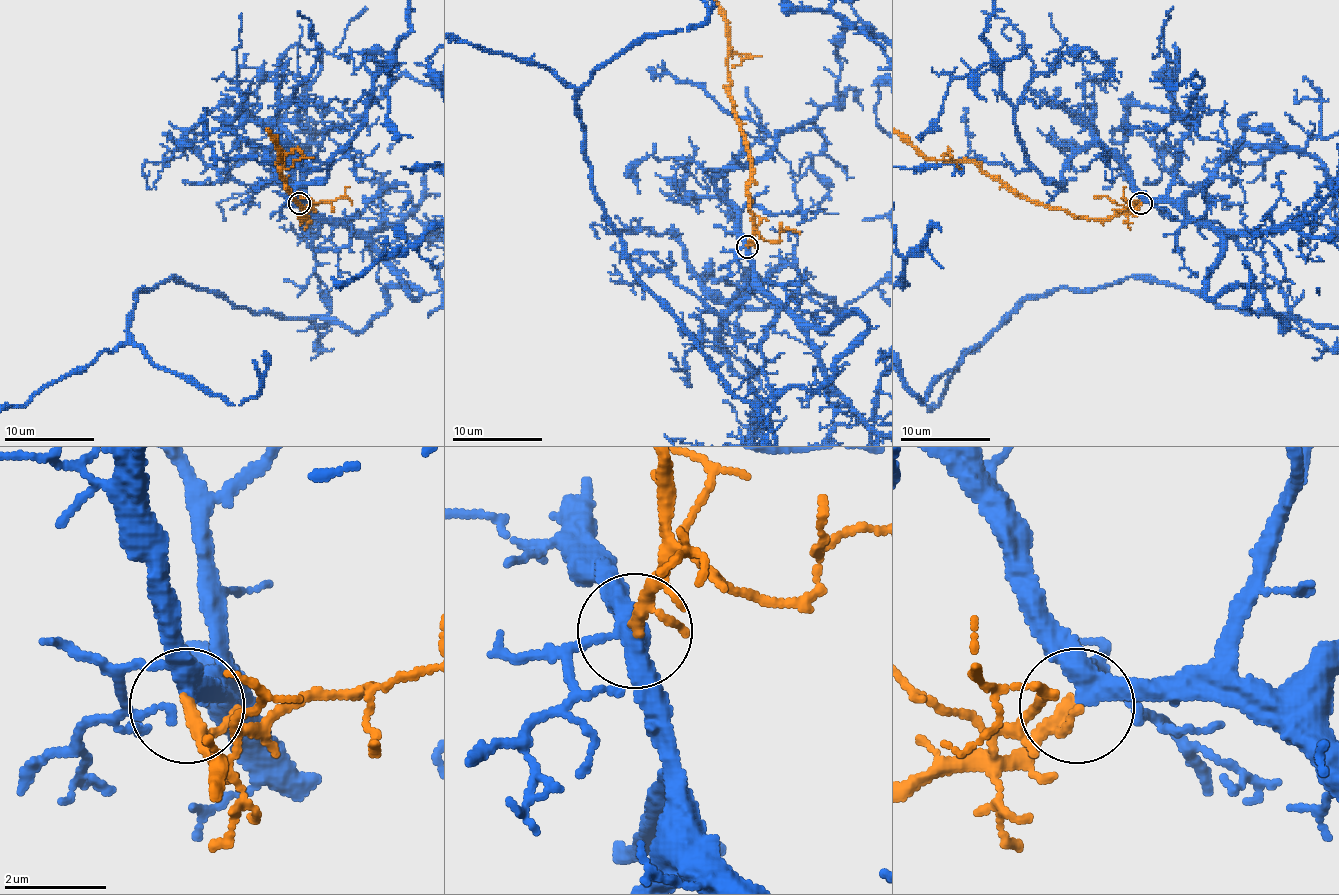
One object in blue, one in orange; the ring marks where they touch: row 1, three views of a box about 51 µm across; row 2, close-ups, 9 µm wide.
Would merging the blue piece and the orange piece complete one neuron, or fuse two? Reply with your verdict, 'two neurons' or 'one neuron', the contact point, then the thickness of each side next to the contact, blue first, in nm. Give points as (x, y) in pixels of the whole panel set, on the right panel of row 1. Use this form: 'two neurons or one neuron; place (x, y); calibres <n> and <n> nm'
one neuron; place (1141, 203); calibres 320 and 200 nm

